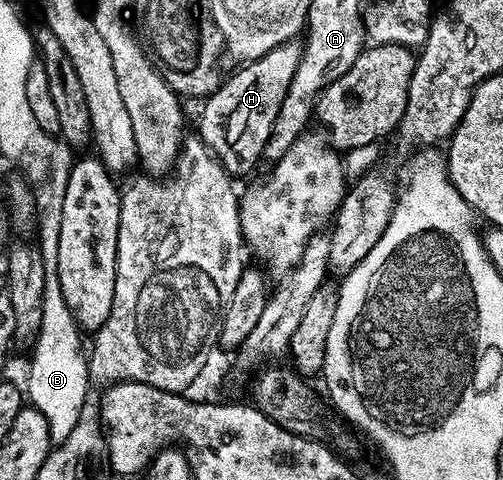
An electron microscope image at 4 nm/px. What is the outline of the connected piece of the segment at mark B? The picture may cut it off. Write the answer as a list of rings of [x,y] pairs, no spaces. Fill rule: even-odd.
[[[52,265],[52,269],[45,269],[45,290],[42,294],[42,323],[40,333],[36,336],[36,344],[31,350],[32,366],[28,369],[28,389],[26,385],[26,397],[31,408],[36,409],[46,419],[50,427],[50,435],[53,442],[65,441],[74,431],[74,423],[78,423],[80,412],[85,401],[89,400],[90,382],[88,379],[88,362],[86,353],[80,350],[80,334],[82,329],[77,324],[75,314],[68,308],[66,299],[62,295],[61,280],[58,277],[58,265]]]

